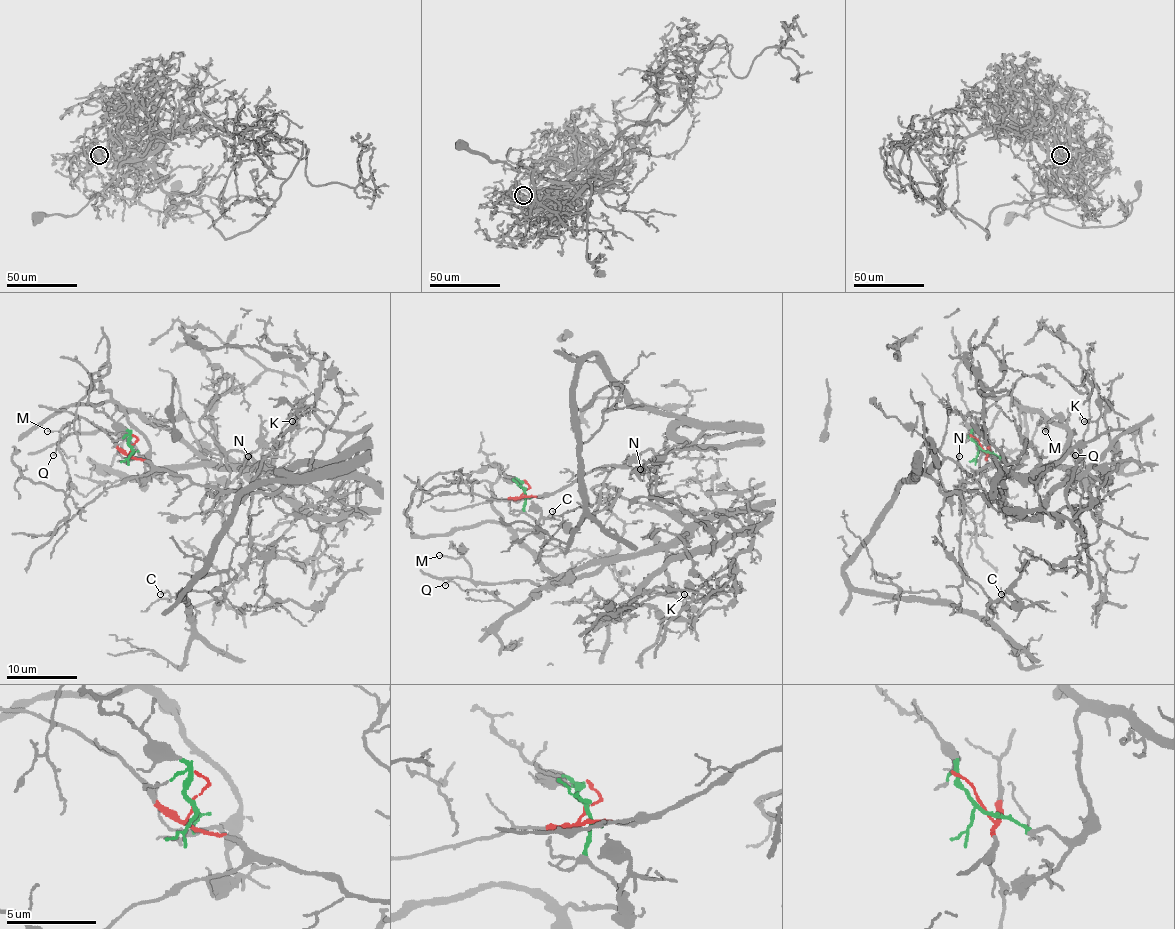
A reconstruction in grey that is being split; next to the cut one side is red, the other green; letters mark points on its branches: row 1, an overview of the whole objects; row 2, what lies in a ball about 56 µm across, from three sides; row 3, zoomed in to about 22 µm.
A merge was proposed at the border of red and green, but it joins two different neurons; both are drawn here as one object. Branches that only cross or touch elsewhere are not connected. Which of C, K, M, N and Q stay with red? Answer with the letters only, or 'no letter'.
C, N

